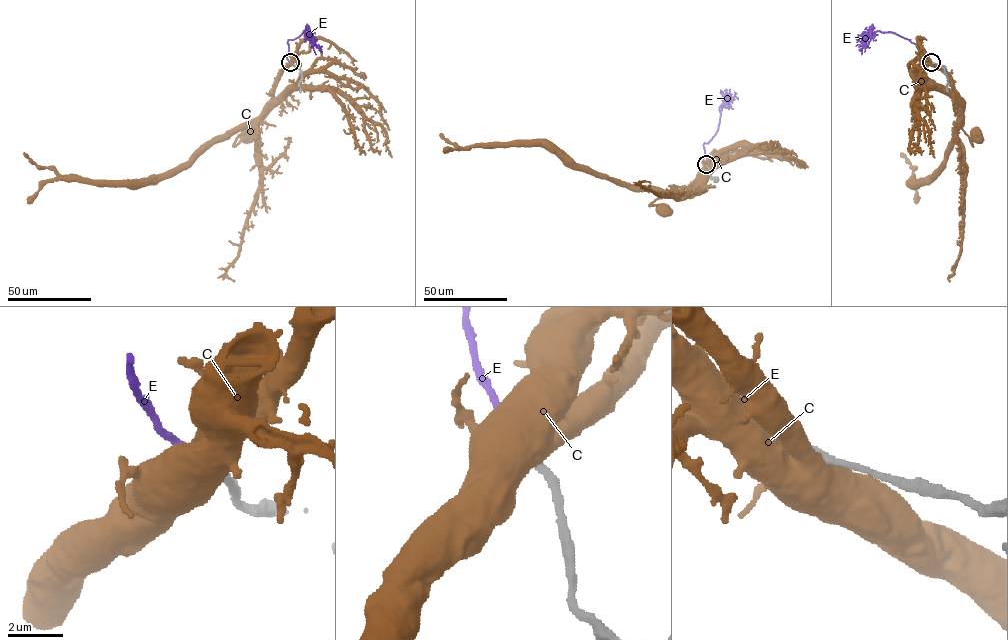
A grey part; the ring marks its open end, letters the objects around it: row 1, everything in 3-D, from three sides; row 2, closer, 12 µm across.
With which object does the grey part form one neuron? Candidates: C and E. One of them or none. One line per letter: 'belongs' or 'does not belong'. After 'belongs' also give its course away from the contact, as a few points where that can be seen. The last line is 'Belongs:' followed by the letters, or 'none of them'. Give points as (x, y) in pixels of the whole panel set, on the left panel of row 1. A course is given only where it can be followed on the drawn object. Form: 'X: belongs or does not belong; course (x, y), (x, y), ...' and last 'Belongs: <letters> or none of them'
C: does not belong
E: belongs; course (290, 62), (286, 57), (287, 41), (304, 31), (308, 37), (313, 37), (322, 51)
Belongs: E

